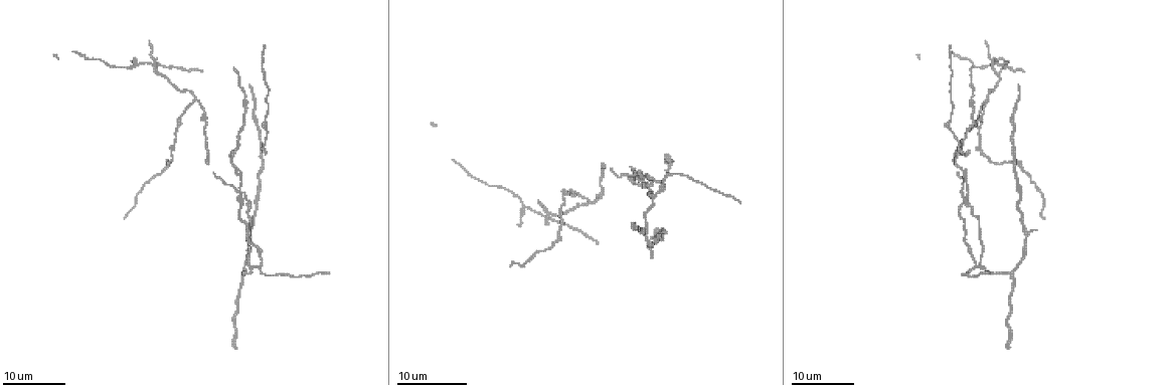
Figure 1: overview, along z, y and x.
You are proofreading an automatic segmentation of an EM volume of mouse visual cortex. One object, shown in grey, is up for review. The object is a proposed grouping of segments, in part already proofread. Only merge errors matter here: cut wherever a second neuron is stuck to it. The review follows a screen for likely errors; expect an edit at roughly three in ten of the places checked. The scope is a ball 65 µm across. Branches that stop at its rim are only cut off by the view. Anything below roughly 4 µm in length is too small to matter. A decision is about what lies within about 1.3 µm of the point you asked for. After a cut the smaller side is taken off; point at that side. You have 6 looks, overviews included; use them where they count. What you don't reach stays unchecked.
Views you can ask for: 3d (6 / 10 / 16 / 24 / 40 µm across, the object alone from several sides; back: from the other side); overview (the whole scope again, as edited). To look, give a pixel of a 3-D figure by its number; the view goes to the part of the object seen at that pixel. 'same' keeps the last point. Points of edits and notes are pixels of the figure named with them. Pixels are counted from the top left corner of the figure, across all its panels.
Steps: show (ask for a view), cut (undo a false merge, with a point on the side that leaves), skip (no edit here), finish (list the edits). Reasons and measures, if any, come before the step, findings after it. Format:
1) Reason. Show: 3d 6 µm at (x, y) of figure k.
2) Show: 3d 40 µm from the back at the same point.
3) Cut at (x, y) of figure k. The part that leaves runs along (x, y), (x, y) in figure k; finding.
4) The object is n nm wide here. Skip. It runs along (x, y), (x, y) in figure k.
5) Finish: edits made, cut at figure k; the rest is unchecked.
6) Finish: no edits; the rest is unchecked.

A fork. Show: 3d 16 µm at (1013, 273) of figure 1.

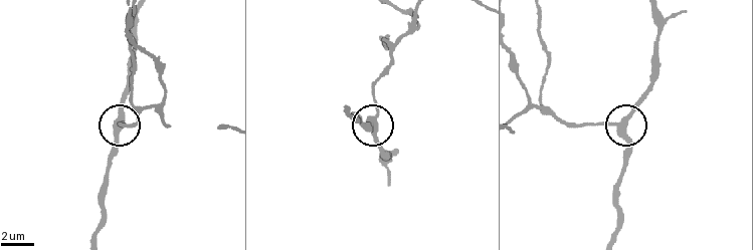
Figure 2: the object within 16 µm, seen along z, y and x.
Zoom in. Show: 3d 10 µm at (625, 125) of figure 2.

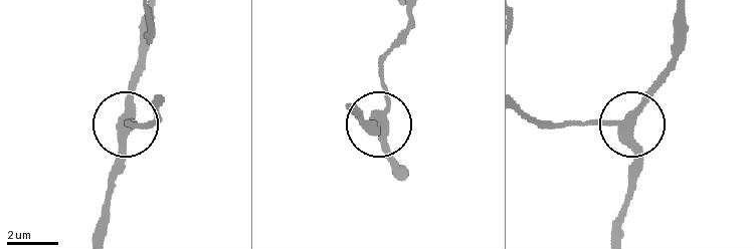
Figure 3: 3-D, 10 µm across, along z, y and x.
The object is 350 nm wide here. Skip. It runs along (409, 16), (383, 67), (381, 119), (364, 126) in figure 3; one neuron here.

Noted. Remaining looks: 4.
Three-way junction. Show: 3d 16 µm at (656, 194) of figure 1.

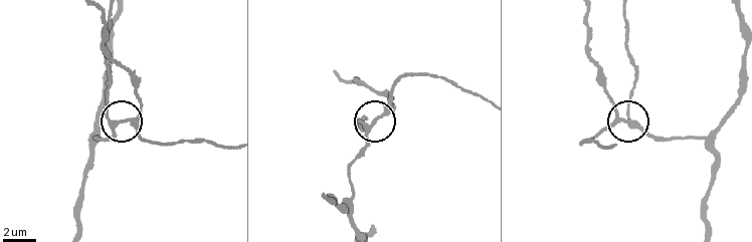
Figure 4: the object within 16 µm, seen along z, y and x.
Show: 3d 6 µm at (630, 123) of figure 4.

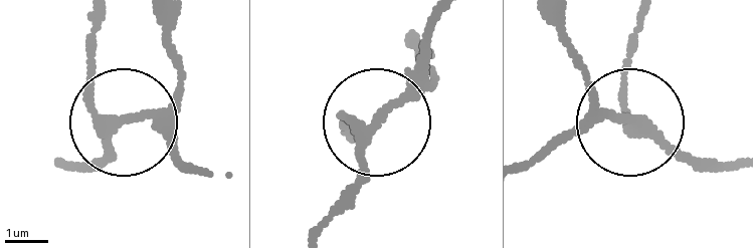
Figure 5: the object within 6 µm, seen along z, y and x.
The object is 220 nm wide here. Skip. One neuron here.

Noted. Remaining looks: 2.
Show: 3d 24 µm at (589, 200) of figure 1.

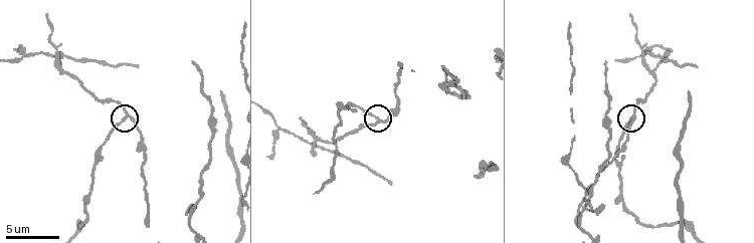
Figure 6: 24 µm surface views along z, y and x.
Show: 3d 10 µm at (380, 121) of figure 6.

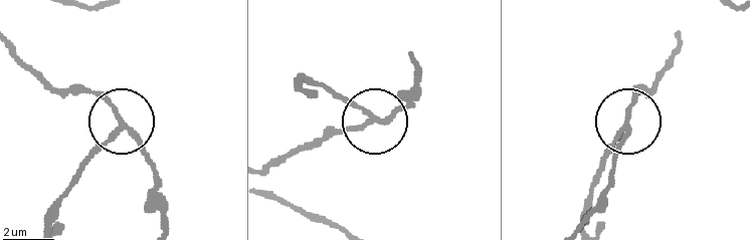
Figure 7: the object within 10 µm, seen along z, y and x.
The side arm is 32 µm long. Cut at (92, 154) of figure 7. The part that leaves runs along (118, 132), (65, 194), (48, 226) in figure 7; two neurons meet here.

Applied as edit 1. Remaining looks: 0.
Finish: edits made, cut at figure 7; the rest is unchecked.

